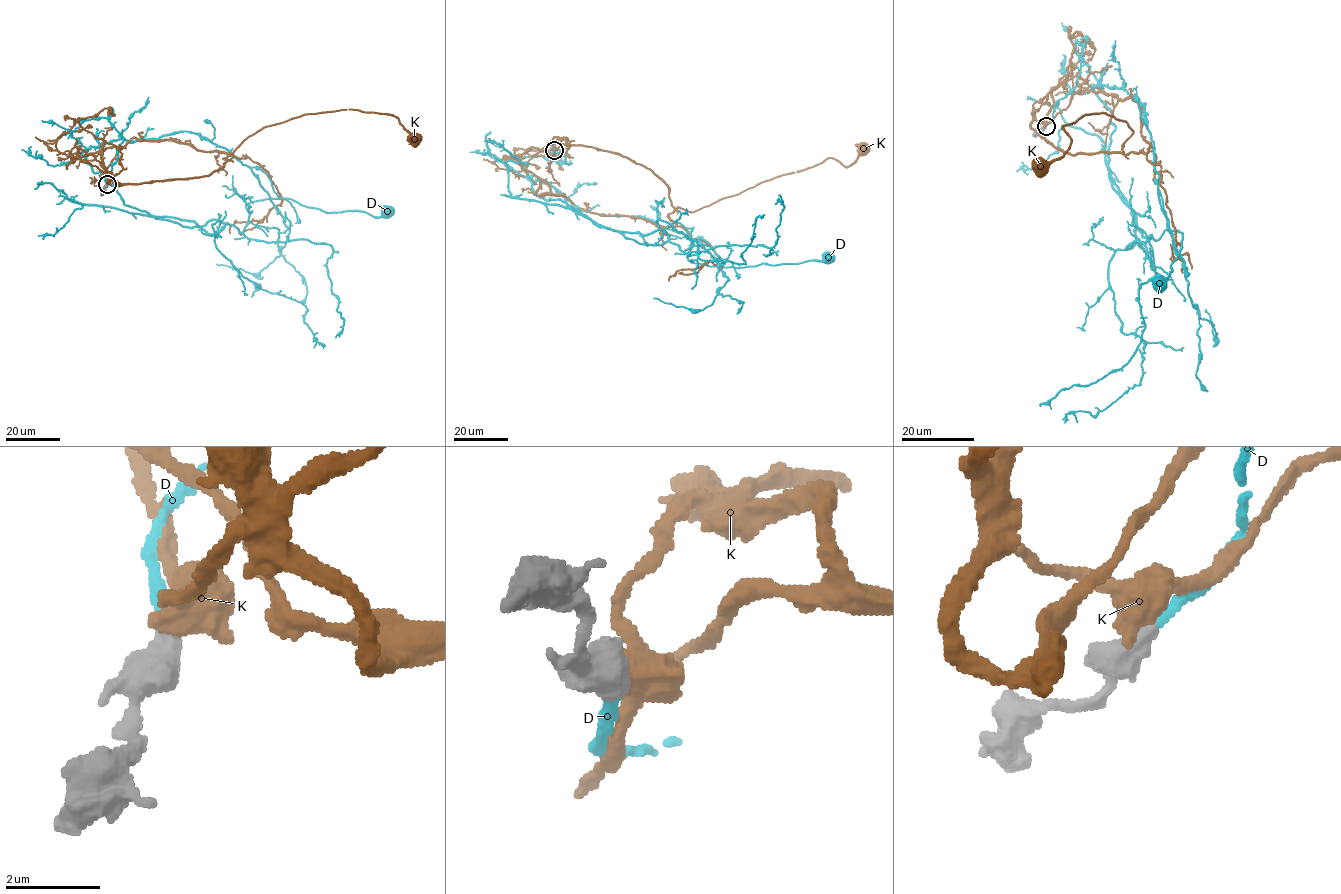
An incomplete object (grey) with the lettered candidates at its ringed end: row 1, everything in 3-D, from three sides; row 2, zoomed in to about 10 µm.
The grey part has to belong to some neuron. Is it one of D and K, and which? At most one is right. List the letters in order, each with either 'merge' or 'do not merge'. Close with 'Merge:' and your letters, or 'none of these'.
D: merge
K: do not merge
Merge: D

